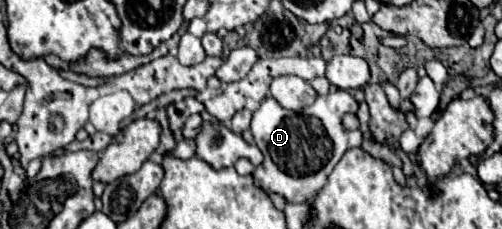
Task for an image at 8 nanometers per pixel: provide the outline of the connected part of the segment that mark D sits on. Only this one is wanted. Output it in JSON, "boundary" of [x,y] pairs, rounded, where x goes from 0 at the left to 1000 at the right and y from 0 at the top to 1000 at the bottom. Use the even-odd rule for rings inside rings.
{"boundary":[[[661,393],[649,419],[633,419],[629,445],[602,489],[570,480],[542,419],[534,419],[502,507],[506,620],[526,672],[522,760],[502,760],[506,795],[526,830],[566,856],[570,882],[625,882],[633,830],[649,812],[649,777],[661,760],[681,672],[721,638],[721,576],[689,568],[681,550],[685,498],[709,489],[713,454],[689,393]]]}

